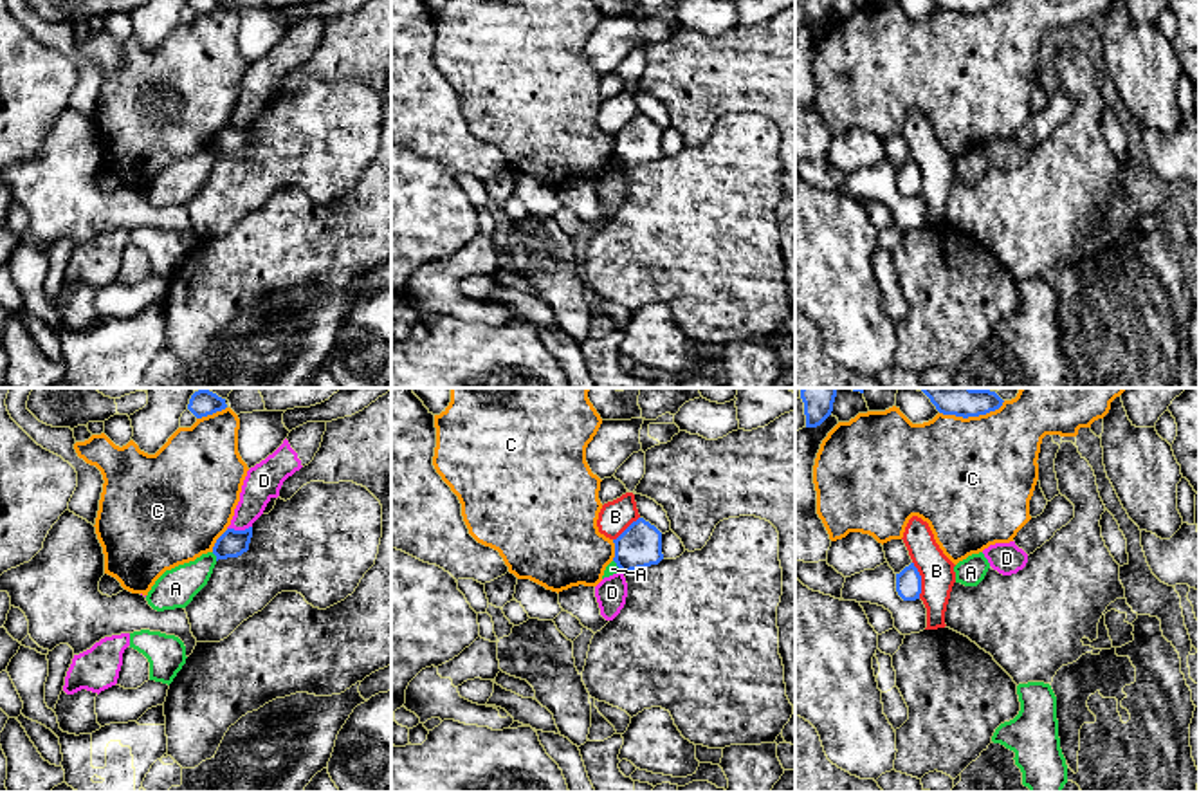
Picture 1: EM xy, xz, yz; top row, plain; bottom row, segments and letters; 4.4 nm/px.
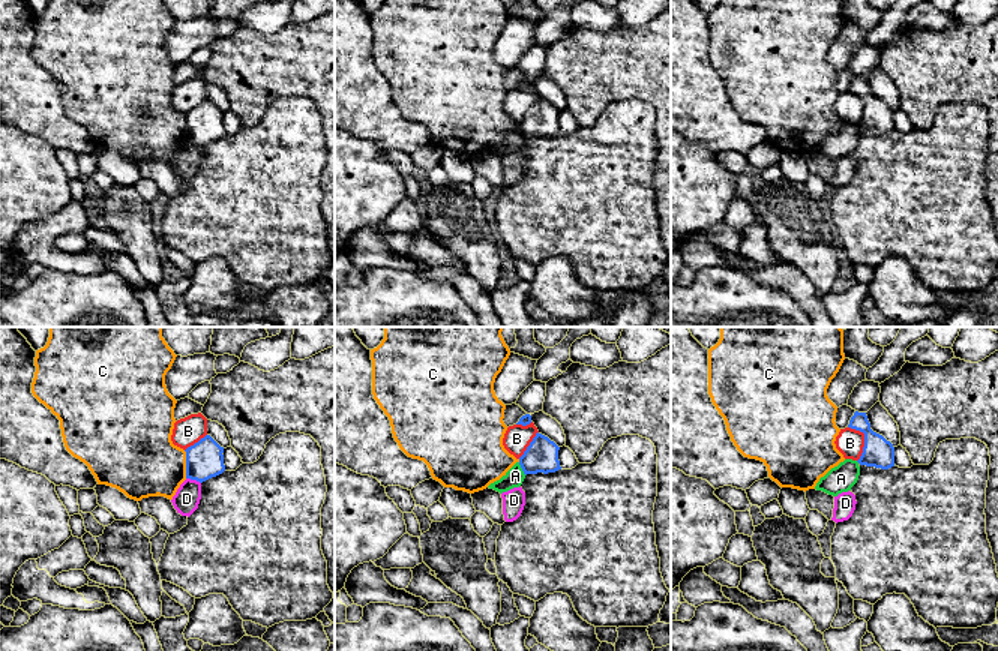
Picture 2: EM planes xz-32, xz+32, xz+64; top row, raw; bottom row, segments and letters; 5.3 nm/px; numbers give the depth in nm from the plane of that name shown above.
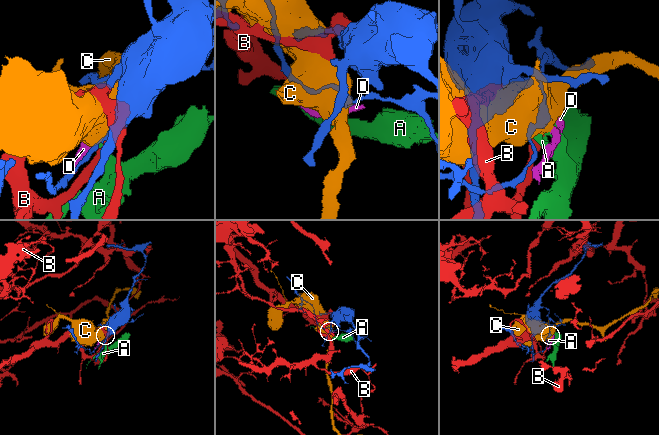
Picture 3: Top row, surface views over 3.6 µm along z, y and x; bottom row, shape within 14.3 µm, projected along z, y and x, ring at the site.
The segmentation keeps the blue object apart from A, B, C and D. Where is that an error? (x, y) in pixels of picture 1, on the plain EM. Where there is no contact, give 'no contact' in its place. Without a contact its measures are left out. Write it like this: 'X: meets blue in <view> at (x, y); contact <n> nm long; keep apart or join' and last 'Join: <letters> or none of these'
A: meets blue in xy at (215, 150); contact 50 nm long; keep apart
B: meets blue in yz at (920, 175); contact 170 nm long; keep apart
C: meets blue in xy at (217, 136); contact 130 nm long; keep apart
D: meets blue in xy at (238, 127); contact 110 nm long; keep apart
Join: none of these

